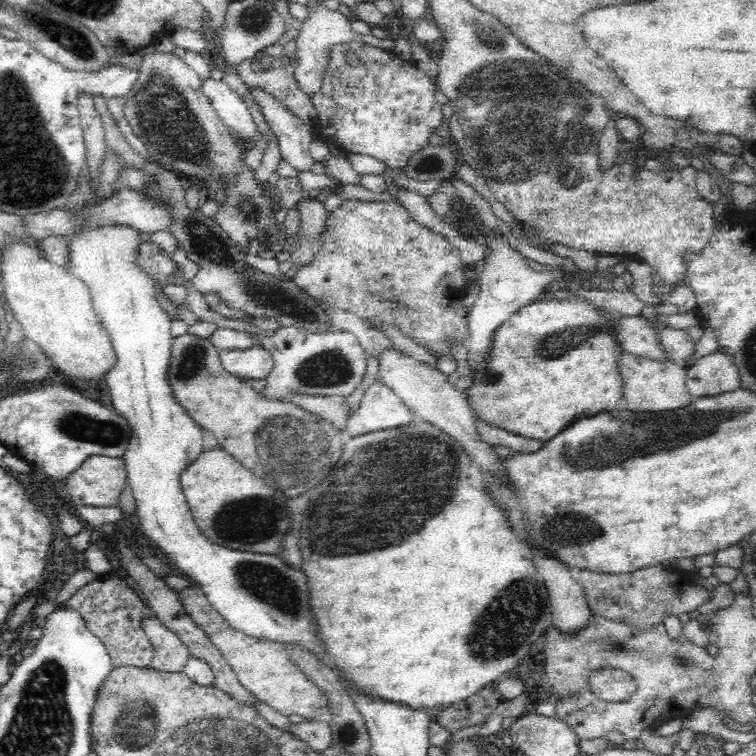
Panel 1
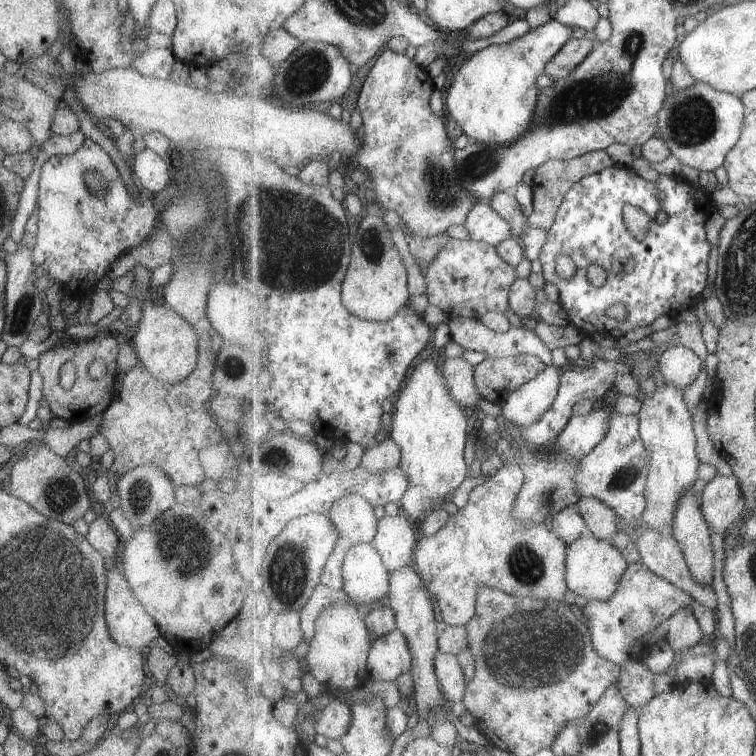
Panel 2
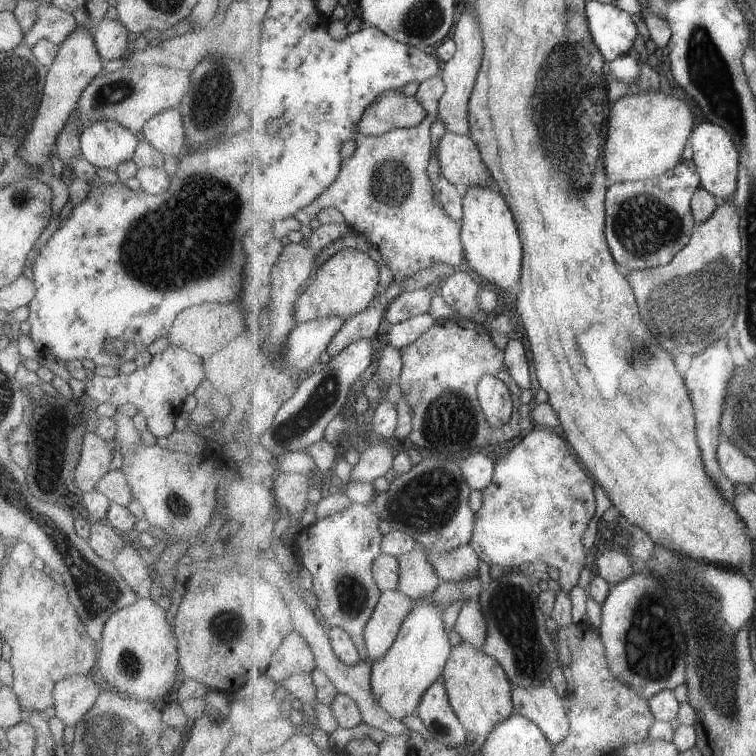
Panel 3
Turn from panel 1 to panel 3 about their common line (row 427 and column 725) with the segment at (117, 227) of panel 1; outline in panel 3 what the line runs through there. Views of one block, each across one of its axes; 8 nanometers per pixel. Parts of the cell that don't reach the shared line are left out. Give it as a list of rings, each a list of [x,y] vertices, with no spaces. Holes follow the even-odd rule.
[[[703,122],[694,129],[690,145],[693,151],[692,162],[700,172],[702,187],[721,200],[732,200],[738,189],[738,172],[741,166],[740,147],[736,145],[732,134],[718,124]]]

